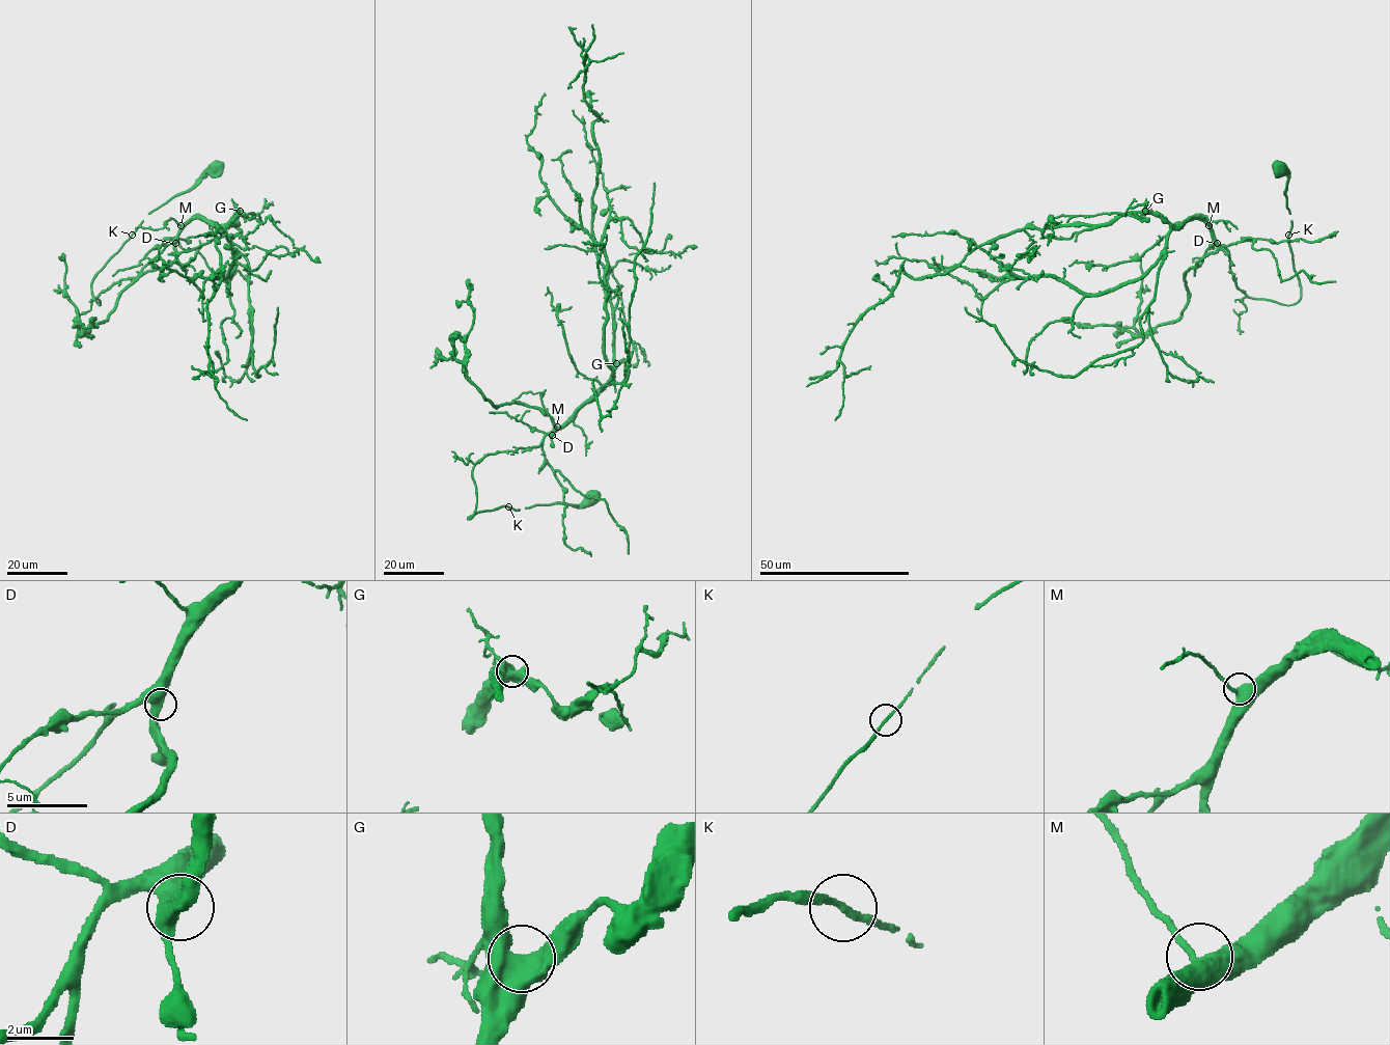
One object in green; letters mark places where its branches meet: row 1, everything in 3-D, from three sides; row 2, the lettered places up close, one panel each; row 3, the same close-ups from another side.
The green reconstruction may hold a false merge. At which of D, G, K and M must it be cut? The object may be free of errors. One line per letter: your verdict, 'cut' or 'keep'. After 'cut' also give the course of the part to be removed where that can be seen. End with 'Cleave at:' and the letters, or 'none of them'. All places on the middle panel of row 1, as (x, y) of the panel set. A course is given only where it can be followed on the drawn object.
D: keep
G: keep
K: keep
M: keep
Cleave at: none of them

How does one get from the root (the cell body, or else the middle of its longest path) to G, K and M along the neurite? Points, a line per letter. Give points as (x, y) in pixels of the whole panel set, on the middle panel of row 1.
G: (591, 498), (468, 518), (473, 467), (492, 454), (537, 447), (616, 363)
K: (591, 498), (589, 496), (578, 505), (553, 503), (518, 510), (508, 506)
M: (591, 498), (578, 505), (501, 506), (468, 518), (476, 502), (473, 467), (492, 454), (537, 447), (557, 427)

